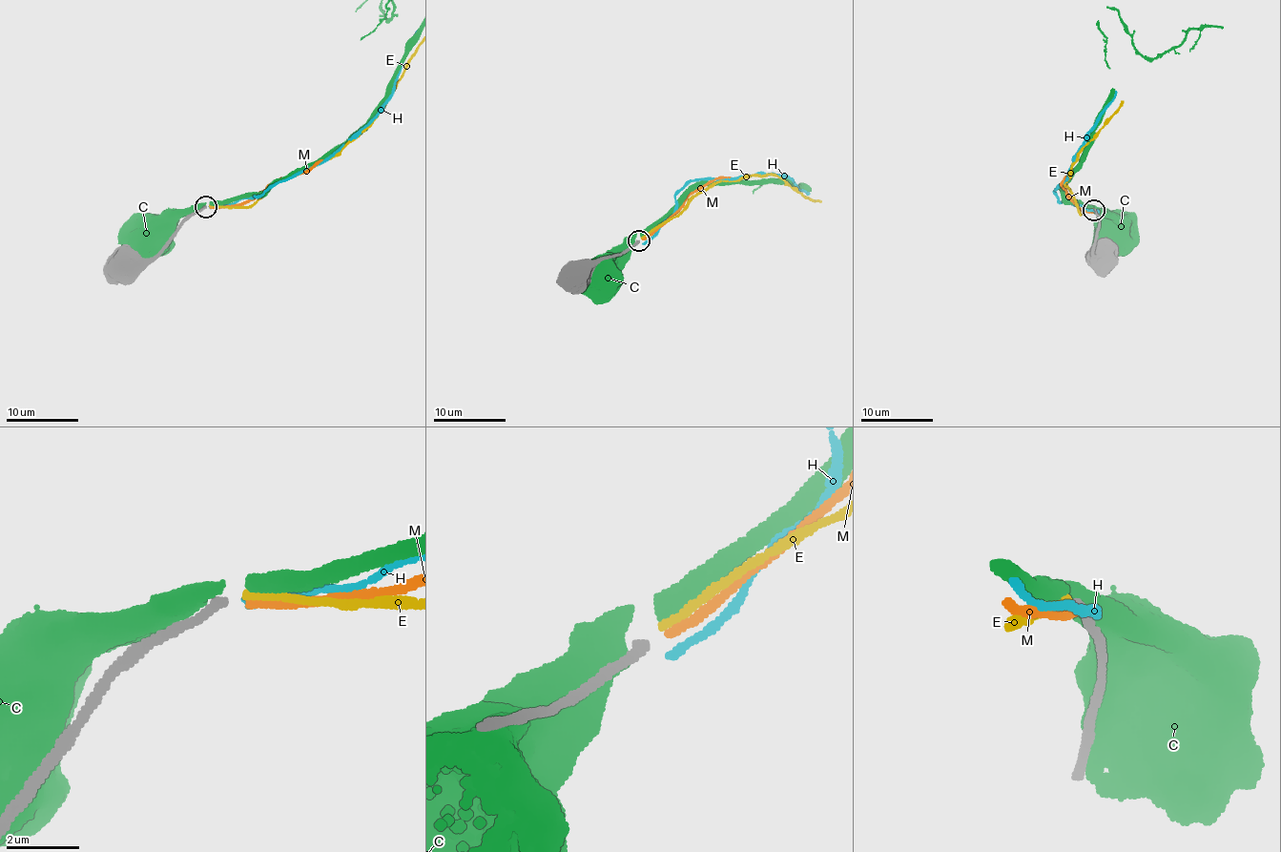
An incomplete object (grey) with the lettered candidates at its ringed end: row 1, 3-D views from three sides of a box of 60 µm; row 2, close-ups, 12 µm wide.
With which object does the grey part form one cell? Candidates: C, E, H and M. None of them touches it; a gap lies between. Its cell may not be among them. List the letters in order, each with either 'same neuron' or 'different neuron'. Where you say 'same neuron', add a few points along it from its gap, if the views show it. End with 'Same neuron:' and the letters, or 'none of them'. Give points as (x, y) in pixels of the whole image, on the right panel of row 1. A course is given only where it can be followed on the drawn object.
C: different neuron
E: different neuron
H: different neuron
M: same neuron | via (1093, 210), (1084, 213), (1064, 189), (1062, 185), (1066, 176)
Same neuron: M

